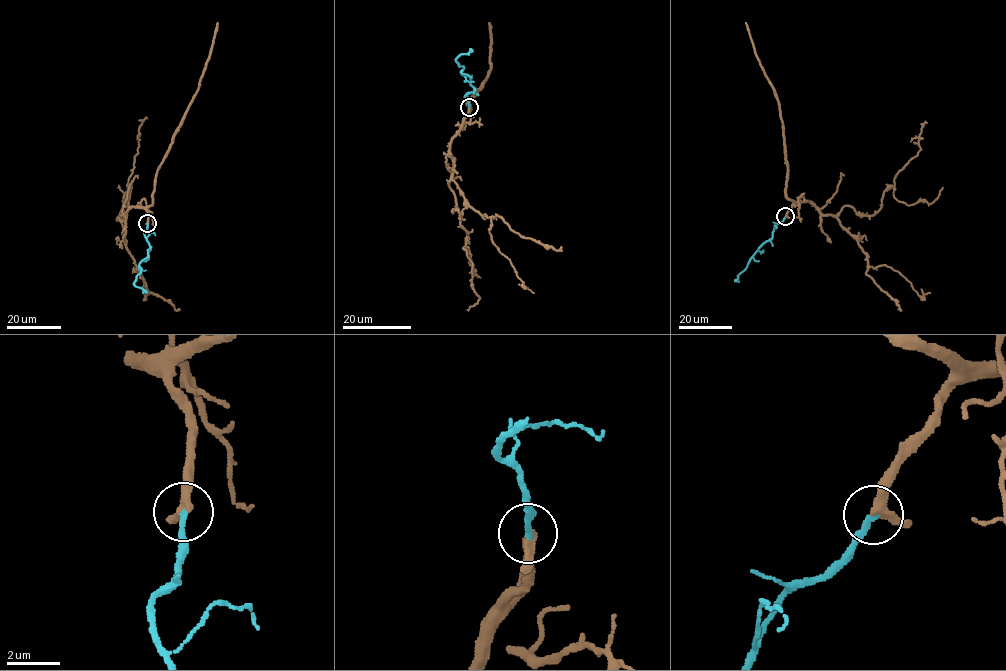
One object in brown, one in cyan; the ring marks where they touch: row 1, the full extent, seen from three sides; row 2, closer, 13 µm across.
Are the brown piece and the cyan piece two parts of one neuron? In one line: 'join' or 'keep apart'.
join

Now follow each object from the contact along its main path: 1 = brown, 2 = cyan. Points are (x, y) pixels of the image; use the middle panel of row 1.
1: (469, 107), (452, 139), (448, 185), (468, 232), (464, 246), (476, 274), (471, 272), (480, 278)
2: (469, 107), (465, 97), (473, 91), (471, 78), (461, 73), (463, 67), (456, 59), (472, 49)

